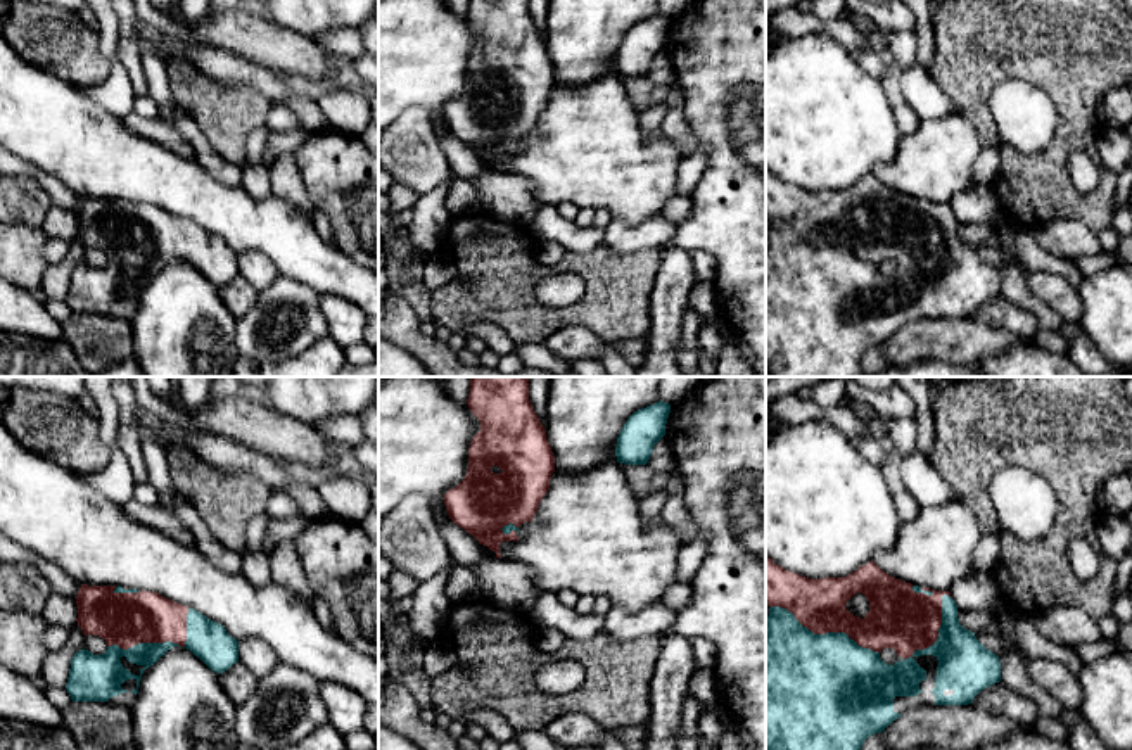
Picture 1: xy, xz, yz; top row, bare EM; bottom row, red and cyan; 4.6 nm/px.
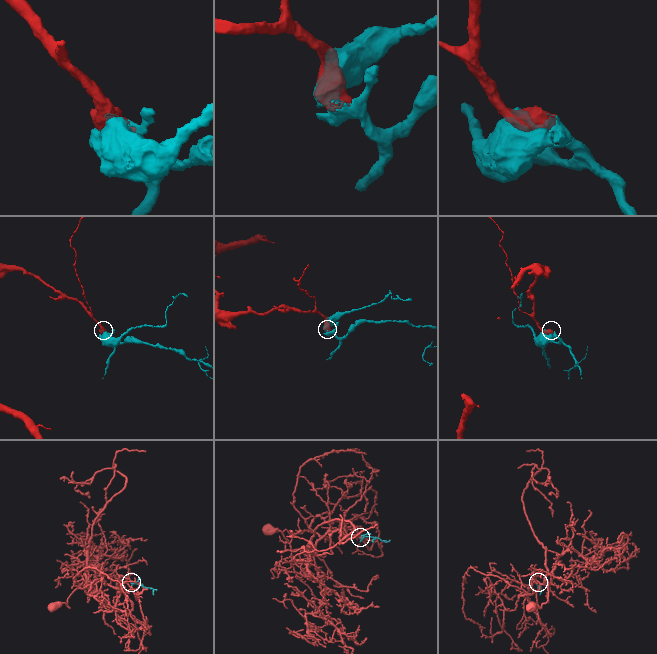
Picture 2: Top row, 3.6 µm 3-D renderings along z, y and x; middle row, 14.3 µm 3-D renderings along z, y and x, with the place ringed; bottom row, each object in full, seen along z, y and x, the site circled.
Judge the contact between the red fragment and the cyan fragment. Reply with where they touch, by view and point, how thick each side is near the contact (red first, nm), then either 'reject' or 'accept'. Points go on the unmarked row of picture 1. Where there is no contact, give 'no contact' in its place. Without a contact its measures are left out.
contact yz (825, 246); calibres 240 and 500 nm; accept

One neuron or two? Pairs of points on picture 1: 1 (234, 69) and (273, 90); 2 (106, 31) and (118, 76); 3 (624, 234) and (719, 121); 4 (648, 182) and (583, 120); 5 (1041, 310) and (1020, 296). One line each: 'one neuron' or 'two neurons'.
1: one neuron
2: one neuron
3: two neurons
4: one neuron
5: one neuron

